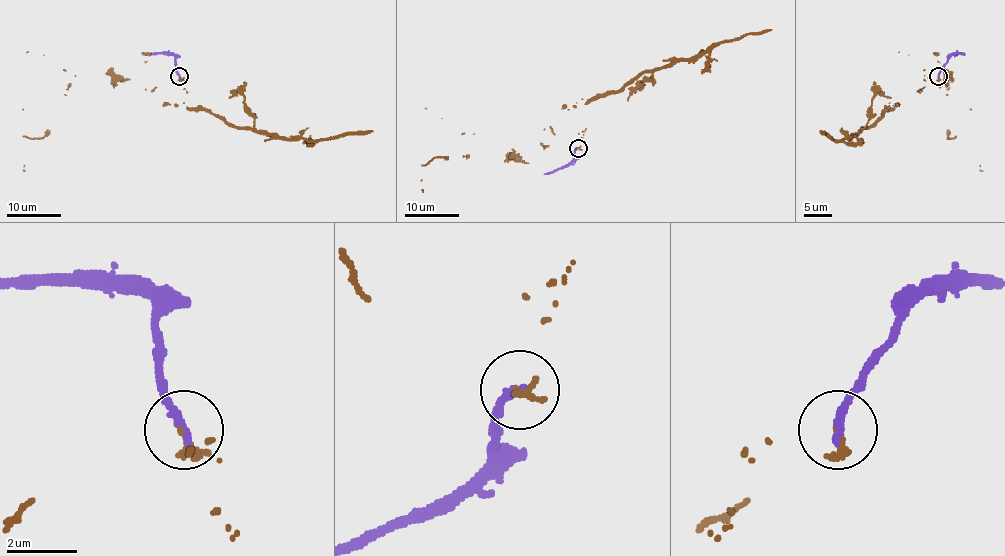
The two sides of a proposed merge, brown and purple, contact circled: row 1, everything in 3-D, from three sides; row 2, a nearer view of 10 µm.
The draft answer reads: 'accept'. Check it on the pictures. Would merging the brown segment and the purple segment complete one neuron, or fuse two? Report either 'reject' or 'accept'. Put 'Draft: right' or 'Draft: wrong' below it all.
reject
Draft: wrong

